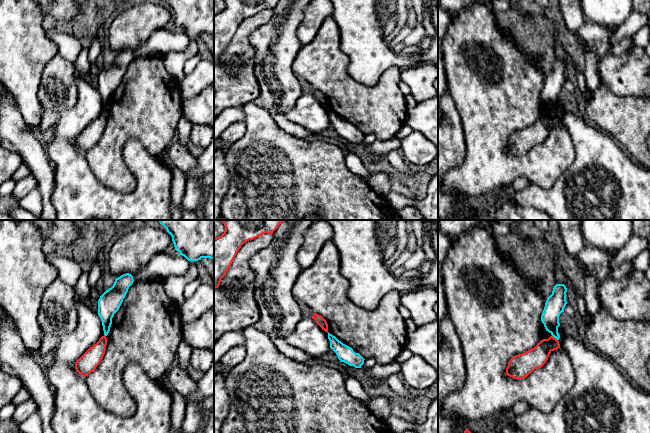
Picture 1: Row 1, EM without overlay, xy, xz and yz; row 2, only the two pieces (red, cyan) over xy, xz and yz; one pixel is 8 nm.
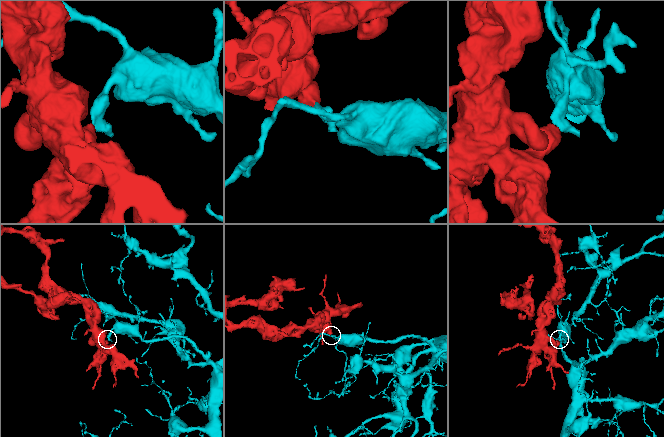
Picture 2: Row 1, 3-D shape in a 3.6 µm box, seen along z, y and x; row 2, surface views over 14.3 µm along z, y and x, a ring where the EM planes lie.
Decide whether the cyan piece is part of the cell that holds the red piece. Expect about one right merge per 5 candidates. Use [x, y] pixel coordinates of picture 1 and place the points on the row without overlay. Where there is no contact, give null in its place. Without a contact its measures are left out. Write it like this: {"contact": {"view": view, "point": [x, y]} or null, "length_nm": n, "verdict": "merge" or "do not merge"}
{"contact": {"view": "yz", "point": [555, 114]}, "length_nm": 60, "verdict": "do not merge"}

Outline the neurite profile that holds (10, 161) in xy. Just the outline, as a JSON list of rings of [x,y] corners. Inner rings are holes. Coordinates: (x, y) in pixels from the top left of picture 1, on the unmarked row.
[[[0,137],[0,186],[11,179],[14,172],[22,164],[22,158],[19,153],[6,149],[2,144]]]

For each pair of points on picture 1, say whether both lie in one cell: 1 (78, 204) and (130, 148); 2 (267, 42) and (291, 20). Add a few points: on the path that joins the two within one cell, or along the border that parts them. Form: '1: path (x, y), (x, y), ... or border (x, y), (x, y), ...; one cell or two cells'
1: path (104, 204), (126, 204), (141, 189), (141, 174); one cell
2: path (273, 36), (285, 24); one cell

